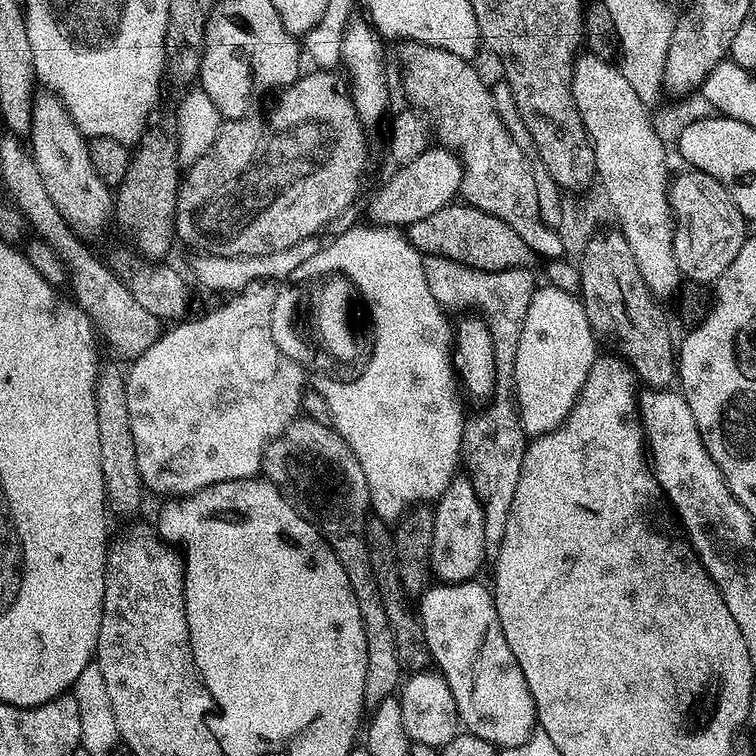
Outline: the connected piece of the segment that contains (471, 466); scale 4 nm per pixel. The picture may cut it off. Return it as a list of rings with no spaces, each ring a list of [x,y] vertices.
[[[511,403],[508,404],[492,404],[489,408],[482,409],[477,416],[470,417],[468,425],[465,428],[463,425],[462,435],[458,440],[462,460],[464,456],[464,468],[468,471],[465,472],[466,479],[474,486],[476,497],[480,499],[480,505],[484,508],[486,526],[484,554],[488,558],[495,558],[500,549],[502,534],[506,530],[506,518],[510,518],[510,502],[514,502],[514,486],[518,486],[518,474],[522,470],[522,458],[526,447],[526,433],[520,424],[517,409]]]

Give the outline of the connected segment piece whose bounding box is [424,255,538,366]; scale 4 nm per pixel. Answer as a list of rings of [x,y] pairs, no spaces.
[[[424,256],[426,286],[430,286],[430,294],[434,294],[441,308],[445,310],[469,308],[472,311],[470,313],[483,321],[492,340],[495,363],[500,366],[507,360],[509,363],[516,359],[522,322],[526,318],[526,310],[538,287],[538,281],[531,276],[530,272],[527,267],[506,269],[501,272],[483,272],[452,261],[450,258]]]

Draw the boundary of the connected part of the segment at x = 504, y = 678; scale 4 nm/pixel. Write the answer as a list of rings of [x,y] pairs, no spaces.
[[[471,579],[462,584],[440,582],[429,587],[428,591],[419,597],[418,615],[426,634],[426,646],[431,663],[440,675],[446,678],[450,694],[454,694],[461,725],[472,735],[503,750],[526,742],[532,737],[533,732],[537,731],[536,707],[530,694],[530,686],[526,686],[522,666],[518,666],[518,658],[514,658],[510,645],[506,643],[506,634],[502,634],[502,622],[498,622],[495,595],[476,583],[475,579]]]

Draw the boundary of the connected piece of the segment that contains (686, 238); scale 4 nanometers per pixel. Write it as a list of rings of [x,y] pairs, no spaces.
[[[684,170],[680,177],[671,181],[668,189],[668,201],[674,217],[674,258],[678,262],[678,270],[685,281],[697,280],[699,284],[711,285],[734,262],[738,250],[742,250],[744,241],[749,235],[746,217],[734,206],[730,194],[710,174],[695,170]]]

